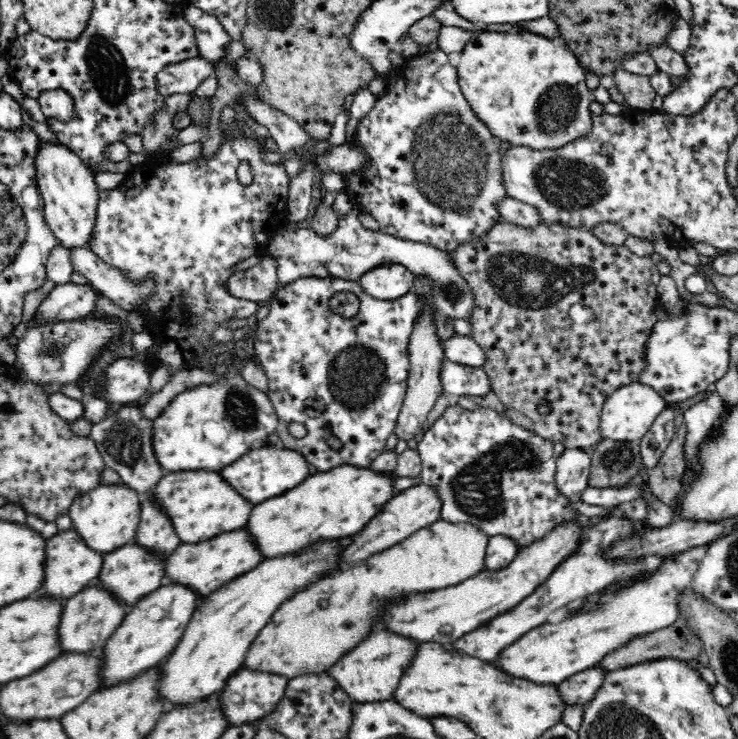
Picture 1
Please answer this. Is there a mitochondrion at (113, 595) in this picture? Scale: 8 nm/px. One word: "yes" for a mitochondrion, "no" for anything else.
no

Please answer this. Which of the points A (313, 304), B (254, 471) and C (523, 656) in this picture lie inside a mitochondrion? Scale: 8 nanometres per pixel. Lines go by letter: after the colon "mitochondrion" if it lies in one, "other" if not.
A: other
B: other
C: other

